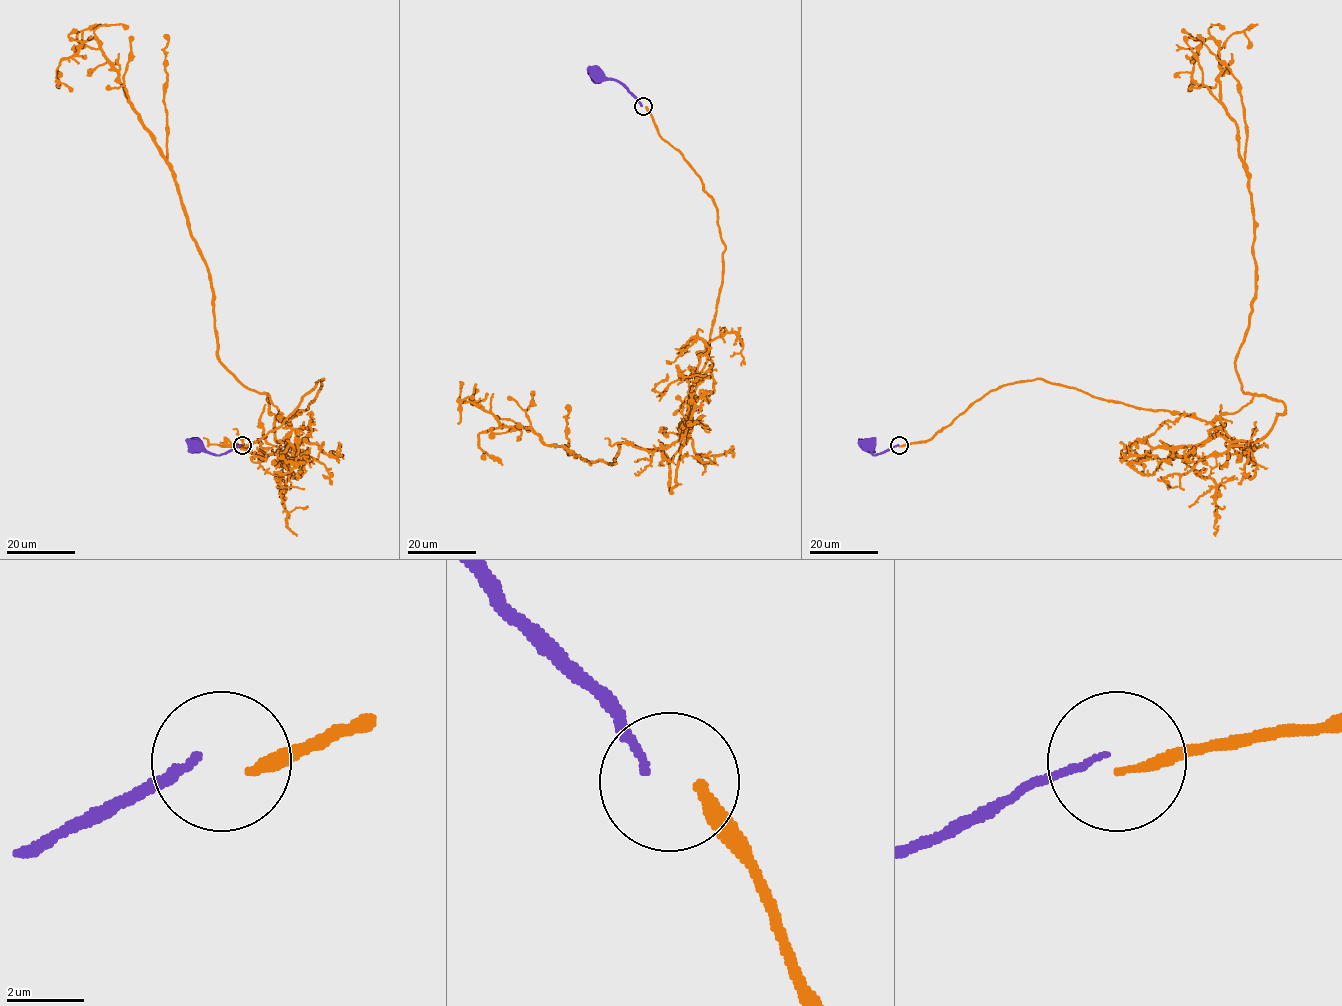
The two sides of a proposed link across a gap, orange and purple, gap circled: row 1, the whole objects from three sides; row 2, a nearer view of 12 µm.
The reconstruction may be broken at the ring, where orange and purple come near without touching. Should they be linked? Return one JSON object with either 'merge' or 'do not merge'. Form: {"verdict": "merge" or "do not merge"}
{"verdict": "do not merge"}

